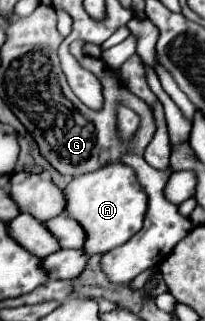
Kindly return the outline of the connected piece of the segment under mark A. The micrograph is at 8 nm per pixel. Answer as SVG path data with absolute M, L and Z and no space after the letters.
M119 159L103 165L97 171L75 177L67 185L65 195L69 201L69 205L65 207L67 215L75 217L87 231L85 251L89 251L91 255L107 253L123 245L143 227L143 217L147 211L147 195L133 167L121 163Z

